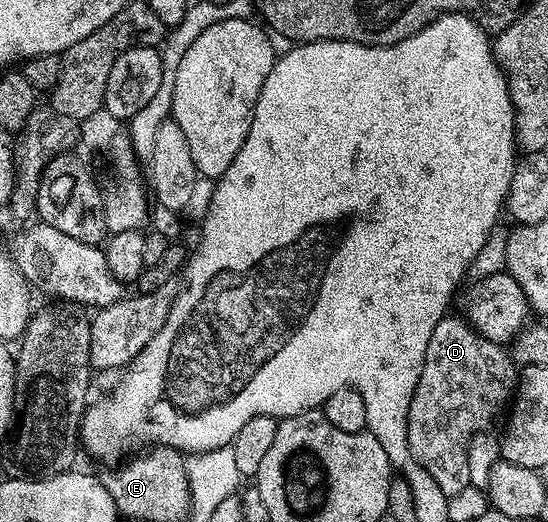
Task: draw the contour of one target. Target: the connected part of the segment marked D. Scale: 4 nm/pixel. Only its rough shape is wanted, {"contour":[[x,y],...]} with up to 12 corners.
{"contour":[[466,318],[433,329],[409,449],[448,497],[517,367]]}

